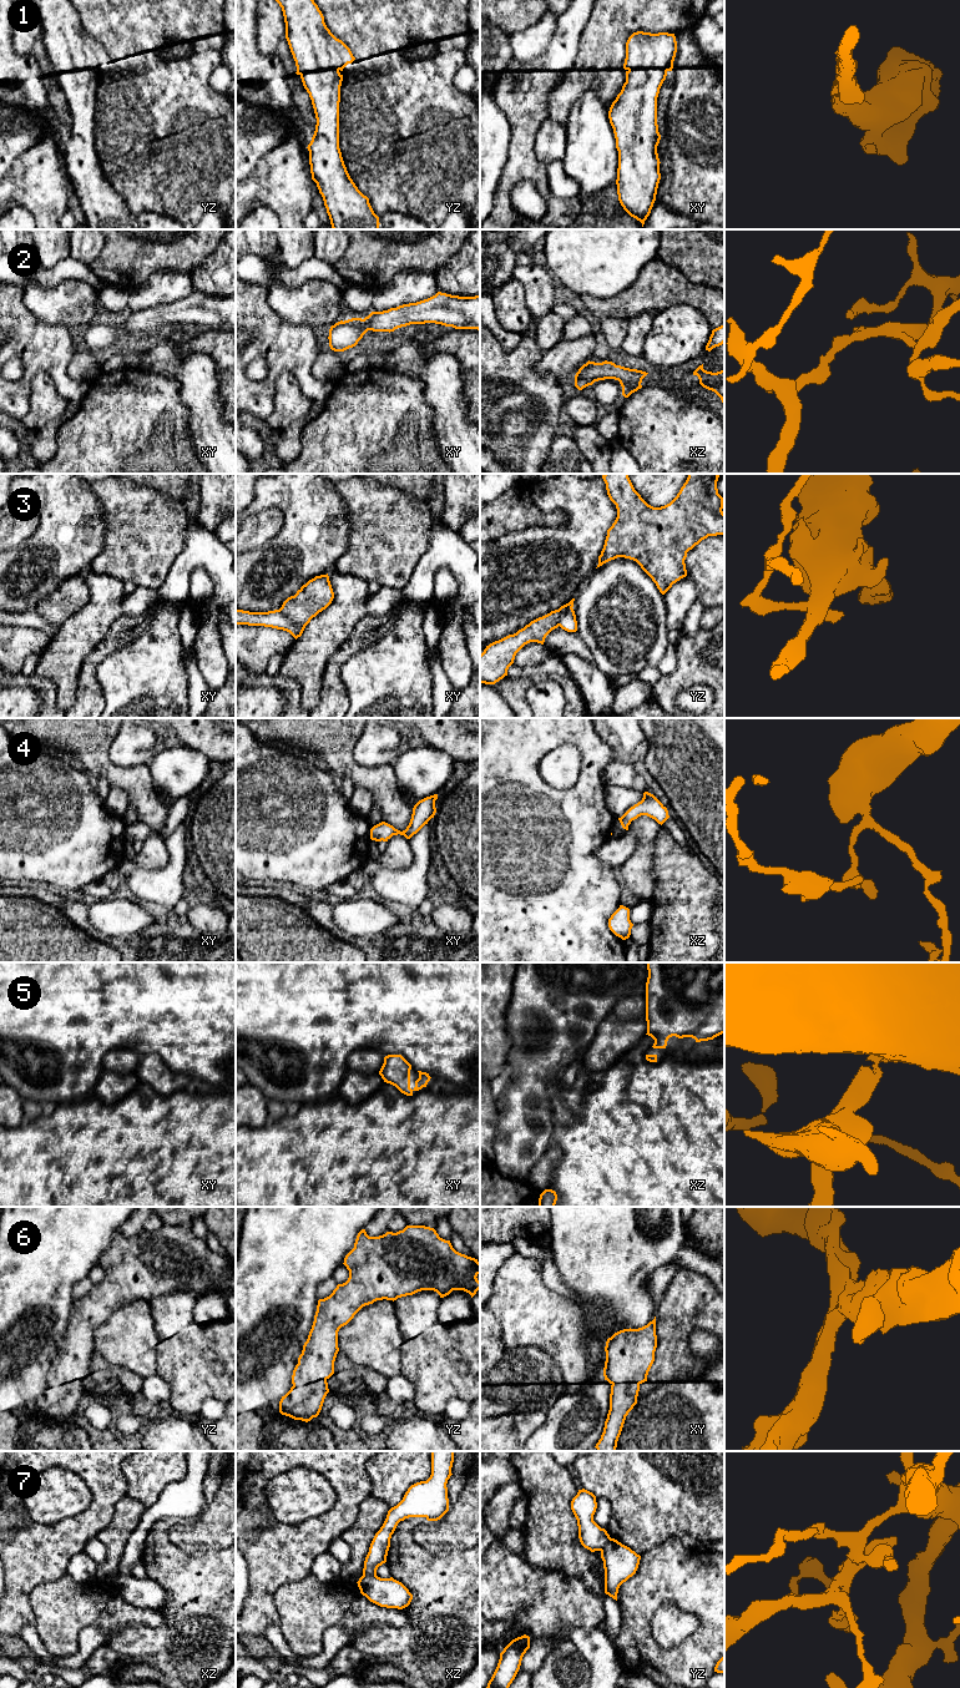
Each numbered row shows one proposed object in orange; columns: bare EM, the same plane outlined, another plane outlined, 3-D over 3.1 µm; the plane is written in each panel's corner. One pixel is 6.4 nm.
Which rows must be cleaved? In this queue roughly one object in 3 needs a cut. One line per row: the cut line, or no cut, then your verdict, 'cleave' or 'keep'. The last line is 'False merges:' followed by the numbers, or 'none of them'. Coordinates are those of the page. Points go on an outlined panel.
1: cut none; keep
2: cut none; keep
3: cut xy (279, 609), (291, 621), (304, 627); cleave
4: cut none; keep
5: cut none; keep
6: cut none; keep
7: cut xz (375, 1573), (363, 1576); cleave
False merges: 3, 7

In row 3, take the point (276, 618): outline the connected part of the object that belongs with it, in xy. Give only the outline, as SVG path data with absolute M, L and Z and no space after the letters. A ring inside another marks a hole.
M236 610L236 625L264 626L289 632L295 640L302 636L304 626L290 622L281 610L249 612Z

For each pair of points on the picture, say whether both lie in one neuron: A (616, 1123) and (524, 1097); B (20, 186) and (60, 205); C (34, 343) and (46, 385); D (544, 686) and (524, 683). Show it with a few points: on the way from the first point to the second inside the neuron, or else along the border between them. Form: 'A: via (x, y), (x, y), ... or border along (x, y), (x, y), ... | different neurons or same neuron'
A: border along (561, 1077), (554, 1081), (549, 1090), (552, 1133) | different neurons
B: via (30, 186), (36, 186), (50, 200) | same neuron
C: border along (31, 378), (45, 372), (60, 395) | different neurons
D: border along (532, 681), (526, 692), (528, 704) | different neurons

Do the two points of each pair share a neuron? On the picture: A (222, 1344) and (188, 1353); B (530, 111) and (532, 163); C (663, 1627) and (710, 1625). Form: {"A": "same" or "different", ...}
{"A": "same", "B": "same", "C": "different"}

